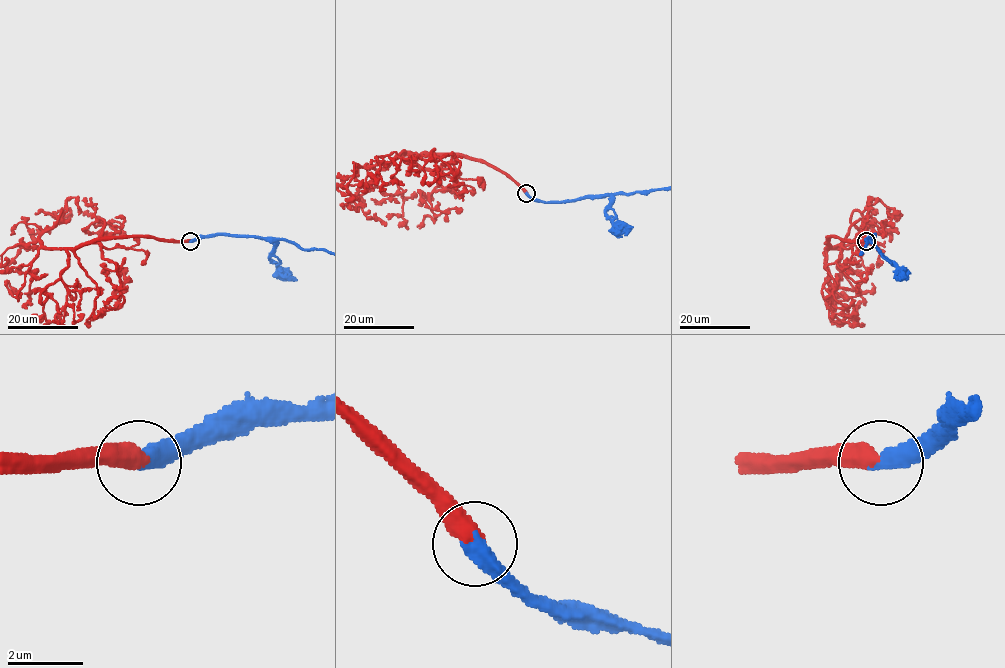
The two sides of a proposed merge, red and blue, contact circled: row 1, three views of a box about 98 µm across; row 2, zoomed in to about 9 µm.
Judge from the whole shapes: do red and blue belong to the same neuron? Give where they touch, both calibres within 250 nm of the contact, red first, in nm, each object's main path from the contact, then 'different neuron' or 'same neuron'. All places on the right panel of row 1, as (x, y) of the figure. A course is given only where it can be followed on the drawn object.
place (866, 241); calibres 500 and 480 nm; course red (865, 241), (831, 237), (828, 248), (842, 248), (857, 237), (851, 216), (869, 200), (879, 199), (900, 218); same neuron

